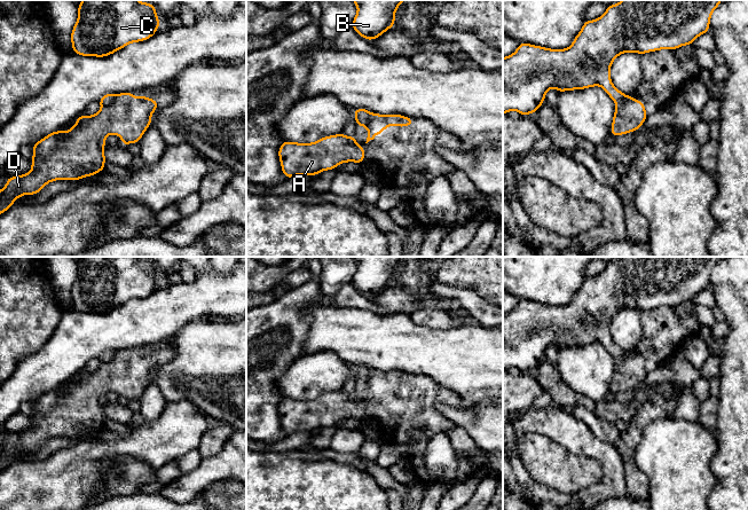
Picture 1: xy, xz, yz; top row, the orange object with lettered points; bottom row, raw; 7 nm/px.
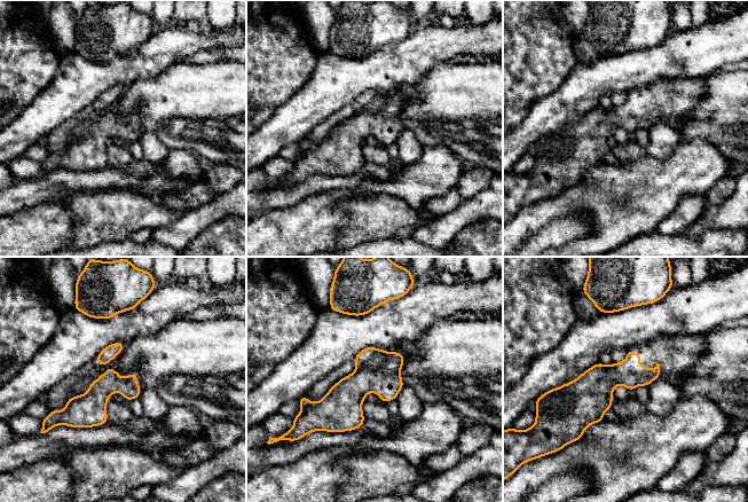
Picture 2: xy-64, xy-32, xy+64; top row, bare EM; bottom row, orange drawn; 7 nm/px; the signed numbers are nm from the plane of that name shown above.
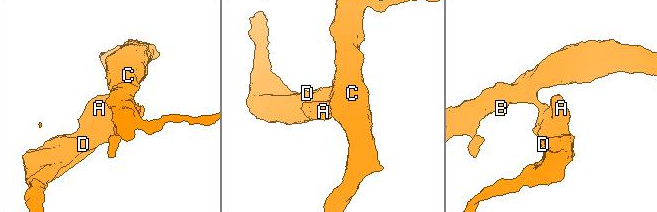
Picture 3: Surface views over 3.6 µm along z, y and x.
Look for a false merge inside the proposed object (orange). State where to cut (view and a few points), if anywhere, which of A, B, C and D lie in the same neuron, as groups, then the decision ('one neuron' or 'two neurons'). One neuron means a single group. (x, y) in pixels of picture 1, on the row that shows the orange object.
cut xy (116, 95), (109, 104), (102, 107); groups A D / B C; two neurons

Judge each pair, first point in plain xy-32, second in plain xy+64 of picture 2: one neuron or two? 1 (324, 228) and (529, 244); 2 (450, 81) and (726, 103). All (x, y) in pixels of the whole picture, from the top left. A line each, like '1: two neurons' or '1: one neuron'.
1: two neurons
2: one neuron

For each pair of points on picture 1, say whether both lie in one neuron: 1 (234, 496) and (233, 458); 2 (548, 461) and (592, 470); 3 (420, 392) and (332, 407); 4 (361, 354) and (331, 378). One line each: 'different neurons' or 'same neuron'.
1: different neurons
2: same neuron
3: same neuron
4: different neurons

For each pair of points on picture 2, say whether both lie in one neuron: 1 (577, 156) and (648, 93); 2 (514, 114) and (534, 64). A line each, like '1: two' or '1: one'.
1: one
2: one

